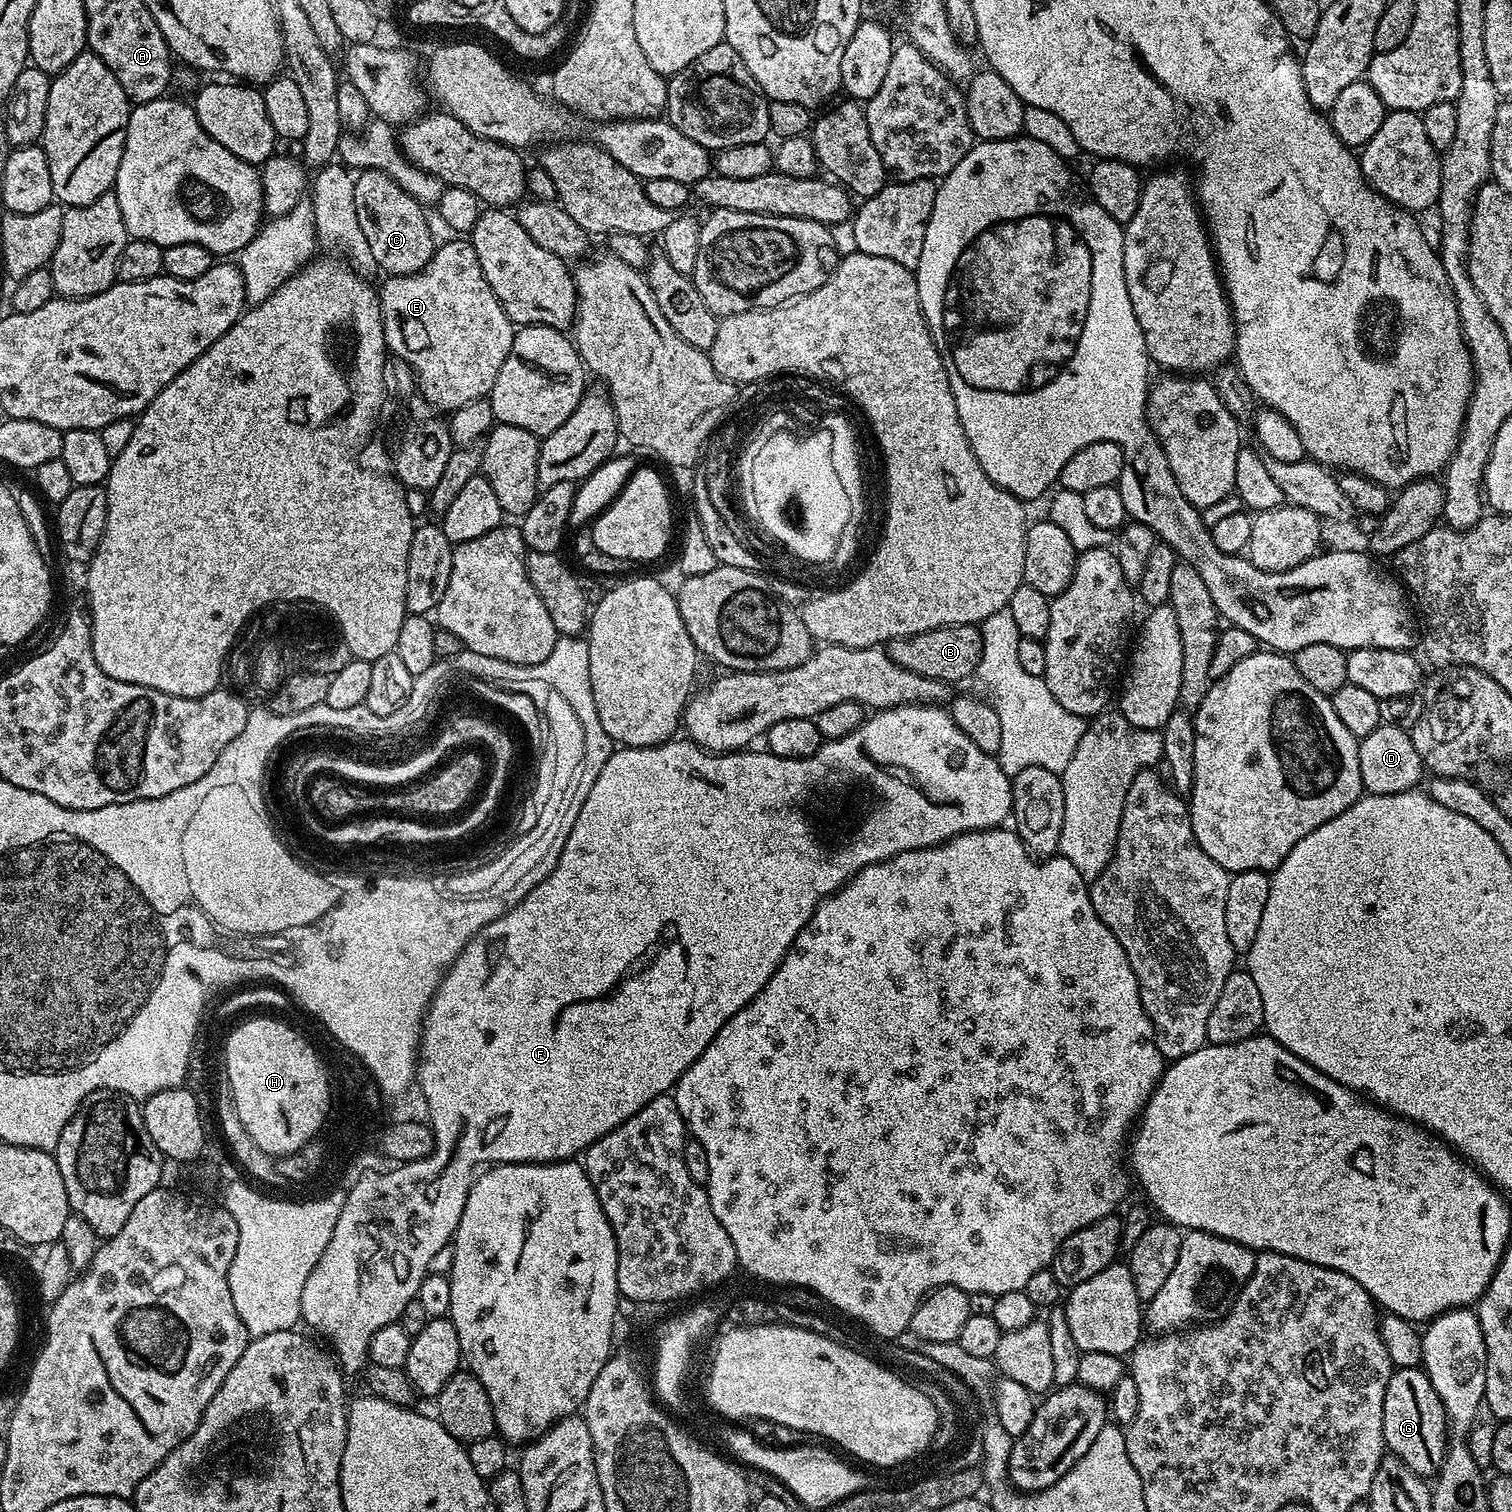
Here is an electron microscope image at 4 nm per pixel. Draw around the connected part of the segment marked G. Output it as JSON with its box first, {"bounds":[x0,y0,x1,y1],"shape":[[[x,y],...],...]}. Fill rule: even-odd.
{"bounds":[1382,1367,1450,1478],"shape":[[[1419,1367],[1396,1368],[1393,1371],[1386,1386],[1382,1430],[1385,1449],[1406,1462],[1414,1474],[1432,1478],[1439,1473],[1450,1439],[1448,1416],[1427,1372]]]}

